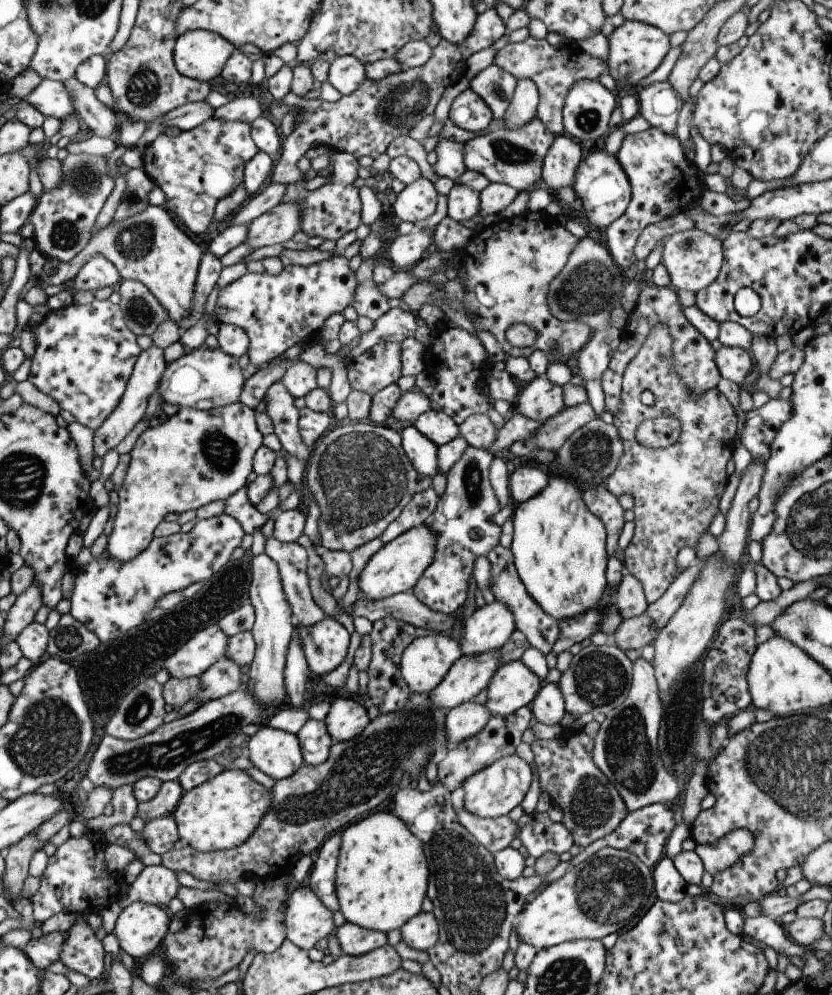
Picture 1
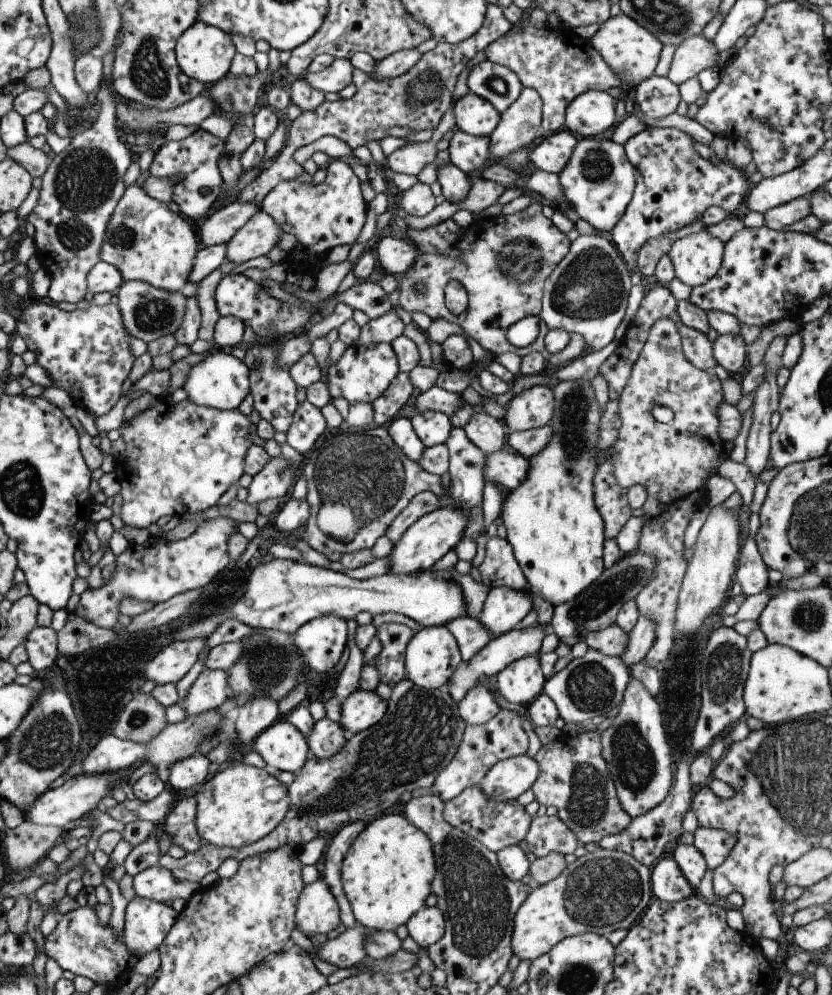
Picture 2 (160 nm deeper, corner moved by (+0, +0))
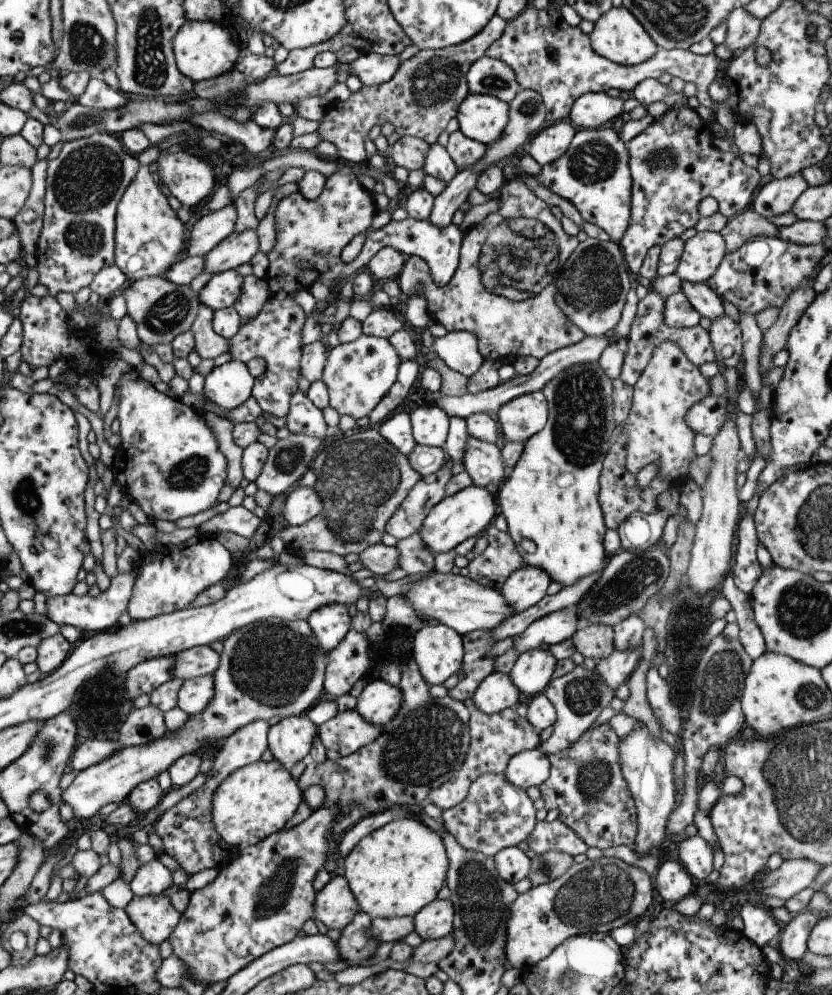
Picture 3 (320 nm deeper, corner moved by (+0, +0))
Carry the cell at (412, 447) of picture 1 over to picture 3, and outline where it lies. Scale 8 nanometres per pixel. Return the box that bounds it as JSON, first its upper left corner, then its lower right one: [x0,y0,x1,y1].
[379,412,416,456]

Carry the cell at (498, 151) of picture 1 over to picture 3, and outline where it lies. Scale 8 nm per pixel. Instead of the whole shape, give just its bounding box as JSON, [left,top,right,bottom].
[446,130,485,171]

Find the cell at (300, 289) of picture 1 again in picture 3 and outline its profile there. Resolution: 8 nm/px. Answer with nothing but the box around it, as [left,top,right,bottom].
[196,269,243,311]

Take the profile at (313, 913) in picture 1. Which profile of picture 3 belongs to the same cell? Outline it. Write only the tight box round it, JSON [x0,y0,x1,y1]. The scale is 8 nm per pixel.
[314,874,361,930]

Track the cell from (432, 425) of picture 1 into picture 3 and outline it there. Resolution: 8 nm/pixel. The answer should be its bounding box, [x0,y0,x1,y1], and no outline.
[408,404,448,448]

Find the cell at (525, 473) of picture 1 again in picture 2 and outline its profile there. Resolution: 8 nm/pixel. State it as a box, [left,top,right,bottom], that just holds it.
[482,449,528,492]

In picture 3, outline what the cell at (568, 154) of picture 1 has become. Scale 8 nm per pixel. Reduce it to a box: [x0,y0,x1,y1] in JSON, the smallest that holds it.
[525,120,574,167]

